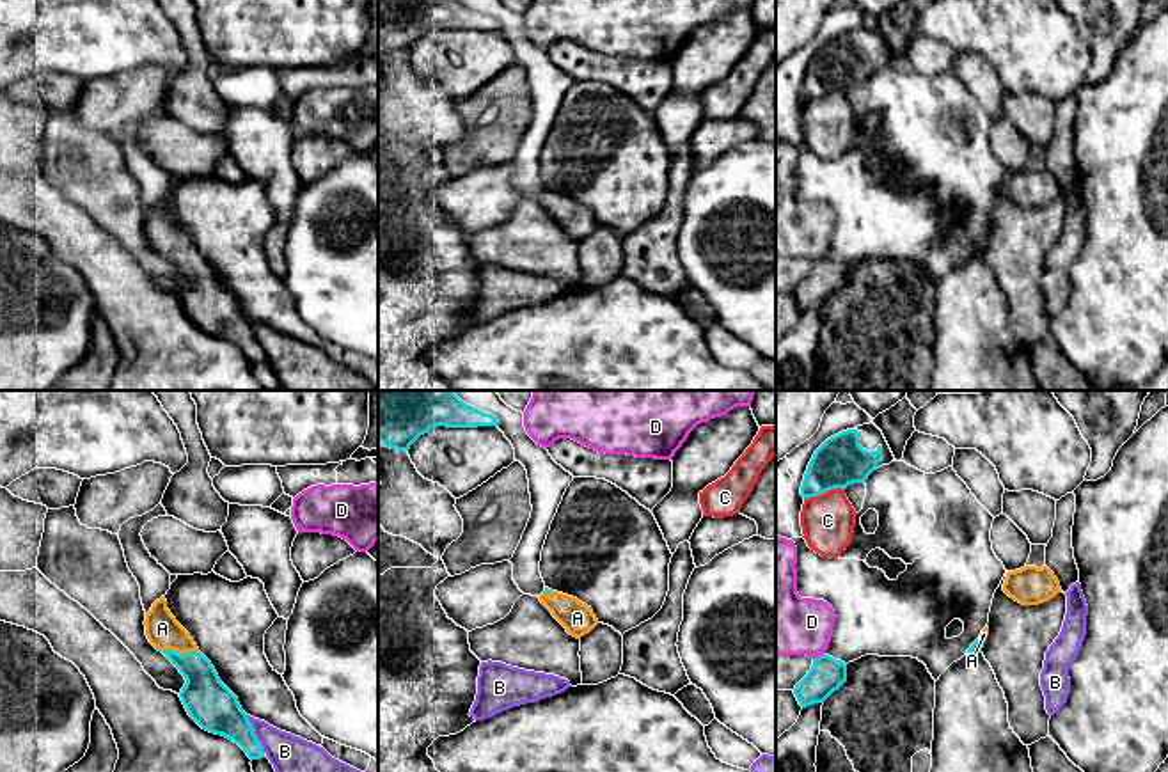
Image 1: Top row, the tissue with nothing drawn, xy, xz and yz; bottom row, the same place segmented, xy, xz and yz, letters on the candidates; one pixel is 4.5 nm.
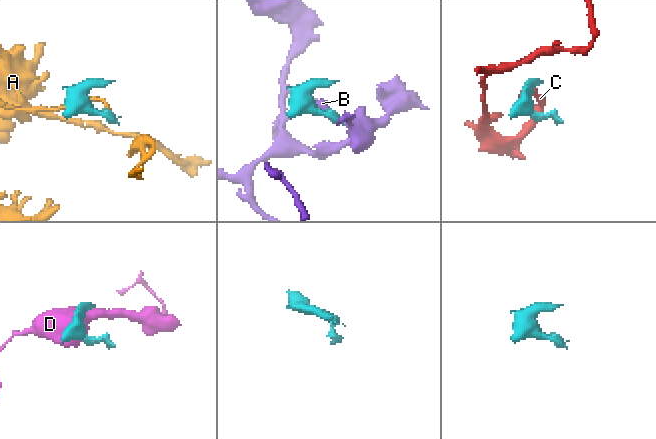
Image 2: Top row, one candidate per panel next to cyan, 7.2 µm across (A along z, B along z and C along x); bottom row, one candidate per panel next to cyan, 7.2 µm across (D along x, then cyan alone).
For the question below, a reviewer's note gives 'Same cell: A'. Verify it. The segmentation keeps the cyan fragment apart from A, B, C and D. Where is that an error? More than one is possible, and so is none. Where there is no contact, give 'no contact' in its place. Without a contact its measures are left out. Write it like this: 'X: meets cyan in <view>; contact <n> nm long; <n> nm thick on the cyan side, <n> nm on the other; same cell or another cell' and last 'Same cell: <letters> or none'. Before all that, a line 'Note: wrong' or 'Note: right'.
Note: right
A: meets cyan in xy; contact 200 nm long; 200 nm thick on the cyan side, 150 nm on the other; same cell
B: meets cyan in xy; contact 190 nm long; 220 nm thick on the cyan side, 170 nm on the other; another cell
C: meets cyan in yz; contact 190 nm long; 220 nm thick on the cyan side, 240 nm on the other; another cell
D: meets cyan in yz; contact 70 nm long; 160 nm thick on the cyan side, 300 nm on the other; another cell
Same cell: A

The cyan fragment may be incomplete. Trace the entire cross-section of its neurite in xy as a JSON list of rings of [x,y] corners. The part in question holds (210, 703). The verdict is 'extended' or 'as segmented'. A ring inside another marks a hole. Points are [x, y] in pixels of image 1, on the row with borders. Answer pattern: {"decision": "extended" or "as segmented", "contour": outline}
{"decision": "extended", "contour": [[[162,596],[146,614],[146,635],[185,676],[179,697],[188,715],[206,731],[238,744],[250,760],[264,758],[238,697],[220,681],[211,662],[199,651],[190,634],[176,621]]]}

